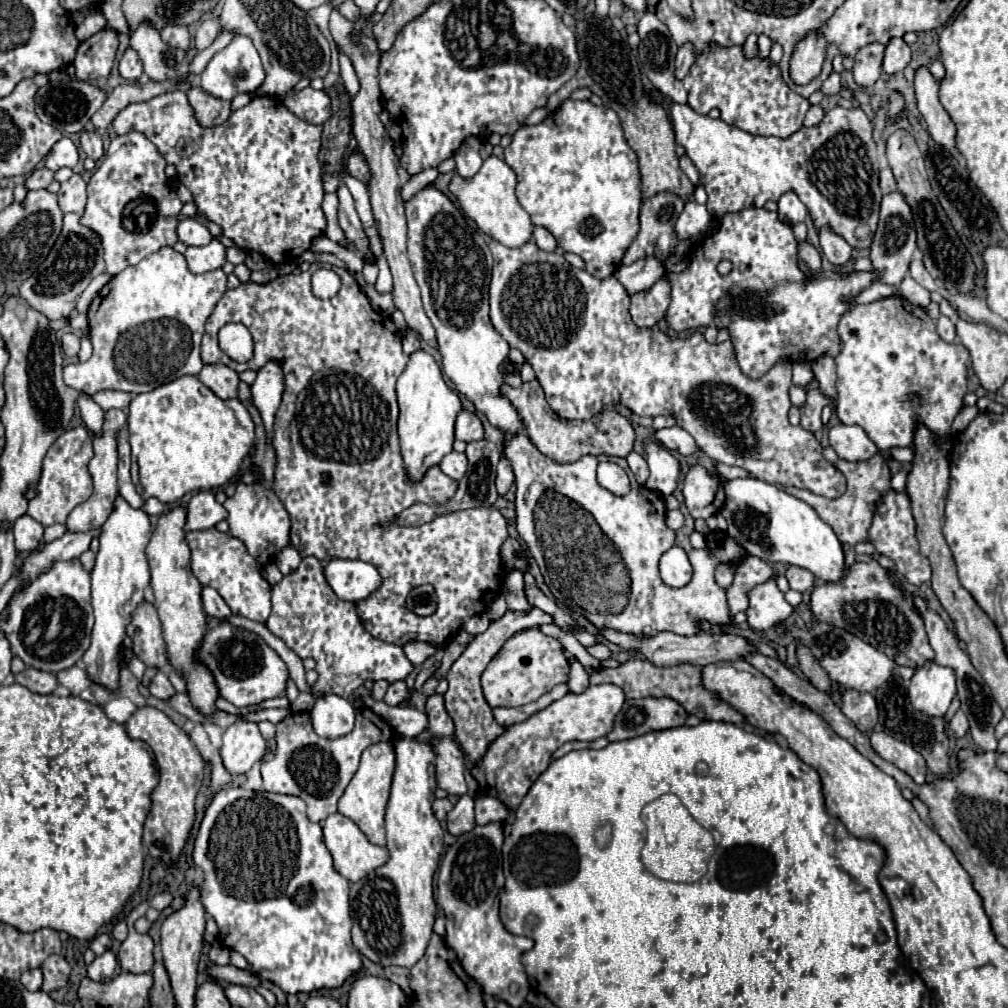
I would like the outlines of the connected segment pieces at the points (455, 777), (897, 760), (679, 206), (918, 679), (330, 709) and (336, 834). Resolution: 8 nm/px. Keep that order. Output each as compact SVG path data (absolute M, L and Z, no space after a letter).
M435 694L435 696L429 696L427 698L427 704L425 704L425 714L427 714L427 728L417 736L417 740L421 742L427 742L433 750L435 750L435 768L437 768L437 786L443 788L445 792L449 794L455 794L455 796L463 796L467 792L467 784L465 784L465 758L463 758L463 752L455 740L455 726L453 726L453 720L451 716L447 714L445 710L445 704L443 704L443 696L441 694Z
M873 732L871 734L871 746L875 748L875 752L881 758L895 764L903 772L907 772L917 784L925 782L927 764L925 764L925 758L919 752L915 752L915 748L911 748L909 744L897 740L885 732Z
M657 194L653 198L643 200L641 214L639 214L639 224L641 224L639 234L633 240L633 244L627 248L621 264L633 264L633 262L637 262L641 258L647 258L647 256L657 256L661 260L667 260L673 254L687 252L689 250L687 242L681 242L681 240L677 242L677 236L675 236L675 230L673 230L681 212L683 212L683 200L675 194Z
M927 662L915 670L909 684L911 706L925 716L943 716L955 698L955 672L951 668Z
M335 694L319 696L309 714L313 720L313 728L321 738L333 740L353 730L355 708L351 706L349 700L341 696L335 696Z
M335 812L331 816L327 816L323 820L323 840L325 840L325 846L327 850L331 852L333 856L333 866L335 870L347 878L349 882L359 882L361 878L365 878L369 872L373 872L375 868L383 866L387 862L387 848L381 848L381 846L375 846L371 844L363 832L357 828L355 822L351 822L349 818L345 818L343 814Z

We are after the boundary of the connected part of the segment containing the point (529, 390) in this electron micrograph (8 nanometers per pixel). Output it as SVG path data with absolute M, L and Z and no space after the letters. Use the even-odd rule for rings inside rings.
M537 380L523 382L519 388L511 388L509 384L501 384L499 392L509 398L511 406L517 410L525 434L531 438L531 442L551 460L559 464L571 464L579 460L585 454L607 454L607 456L619 456L625 458L633 450L635 432L631 428L631 422L617 414L615 410L603 410L595 414L589 420L561 420L549 410L549 404L545 400L543 388Z

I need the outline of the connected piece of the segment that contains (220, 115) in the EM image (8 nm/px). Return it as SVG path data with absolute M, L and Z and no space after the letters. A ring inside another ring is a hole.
M191 88L191 92L187 92L187 96L189 96L189 104L193 108L197 122L205 128L223 124L231 114L231 110L229 110L231 102L223 104L223 100L215 100L213 96L199 92L199 88Z

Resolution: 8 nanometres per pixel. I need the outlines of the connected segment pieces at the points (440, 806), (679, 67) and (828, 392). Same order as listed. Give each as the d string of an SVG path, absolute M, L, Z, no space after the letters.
M441 798L441 800L433 802L433 814L437 820L445 820L445 816L451 808L453 808L453 804L449 802L449 798Z
M685 42L679 52L677 52L677 62L675 62L675 76L679 76L679 80L683 80L683 76L689 72L691 64L695 62L695 50L691 42Z
M823 356L815 362L811 362L813 372L815 372L815 380L819 382L819 392L825 394L831 400L837 400L837 392L835 392L835 362L829 356Z

